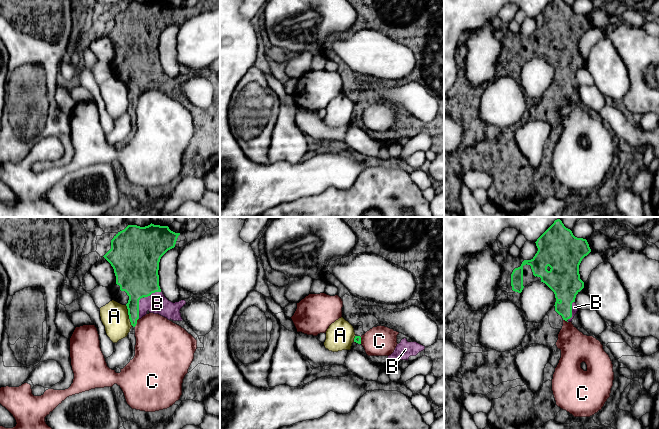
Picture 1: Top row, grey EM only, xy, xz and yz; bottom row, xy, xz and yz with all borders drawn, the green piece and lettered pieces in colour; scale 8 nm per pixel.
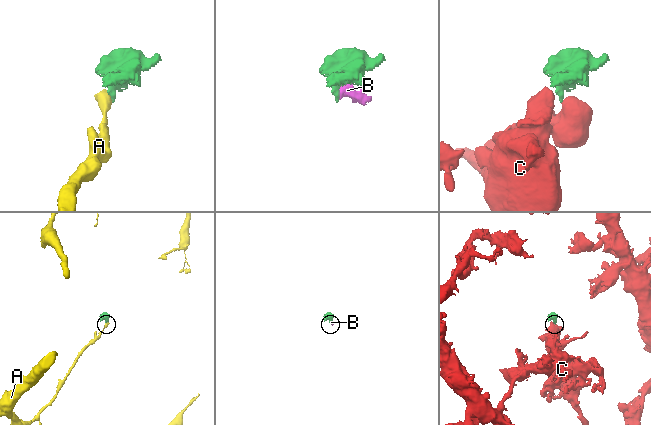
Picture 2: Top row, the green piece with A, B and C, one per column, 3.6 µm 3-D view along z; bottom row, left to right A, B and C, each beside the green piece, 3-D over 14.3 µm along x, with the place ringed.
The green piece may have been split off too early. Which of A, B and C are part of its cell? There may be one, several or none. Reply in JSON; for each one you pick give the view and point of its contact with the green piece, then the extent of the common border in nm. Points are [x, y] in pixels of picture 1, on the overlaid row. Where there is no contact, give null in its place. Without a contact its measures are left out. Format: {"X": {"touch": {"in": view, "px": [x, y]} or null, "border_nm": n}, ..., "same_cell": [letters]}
{"B": {"touch": {"in": "xy", "px": [141, 297]}, "border_nm": 300}, "same_cell": ["B"]}

